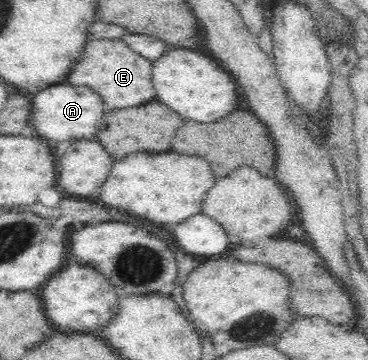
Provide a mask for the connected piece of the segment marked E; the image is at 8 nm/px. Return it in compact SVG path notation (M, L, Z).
M91 39L86 43L80 59L73 65L63 83L88 86L102 97L106 109L128 109L146 104L154 97L151 78L152 62L130 50L120 40Z

